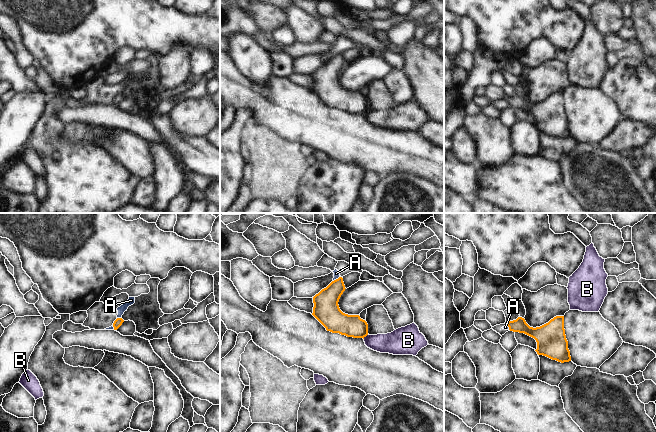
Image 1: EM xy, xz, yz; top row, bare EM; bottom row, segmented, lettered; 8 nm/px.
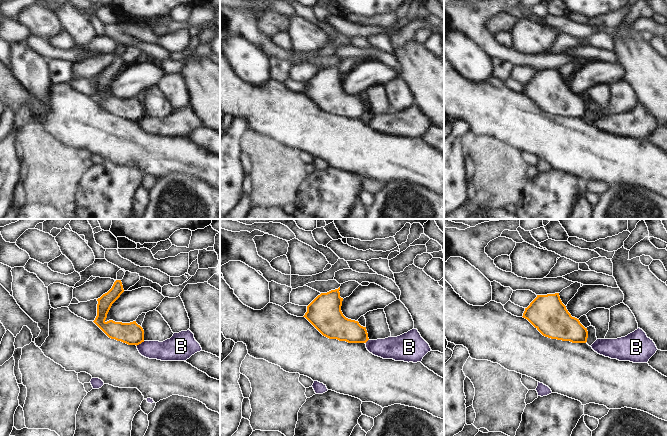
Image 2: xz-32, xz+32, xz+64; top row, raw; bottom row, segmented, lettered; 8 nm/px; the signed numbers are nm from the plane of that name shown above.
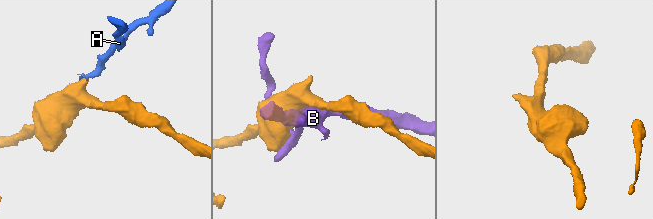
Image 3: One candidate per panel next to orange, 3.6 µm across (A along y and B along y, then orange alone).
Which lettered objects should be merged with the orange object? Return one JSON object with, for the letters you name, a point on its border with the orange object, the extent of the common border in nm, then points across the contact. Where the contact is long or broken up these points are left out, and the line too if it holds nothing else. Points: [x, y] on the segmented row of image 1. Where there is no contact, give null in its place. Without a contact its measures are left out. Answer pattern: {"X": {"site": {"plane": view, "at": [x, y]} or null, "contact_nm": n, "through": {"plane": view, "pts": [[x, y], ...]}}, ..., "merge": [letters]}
{"merge": []}

